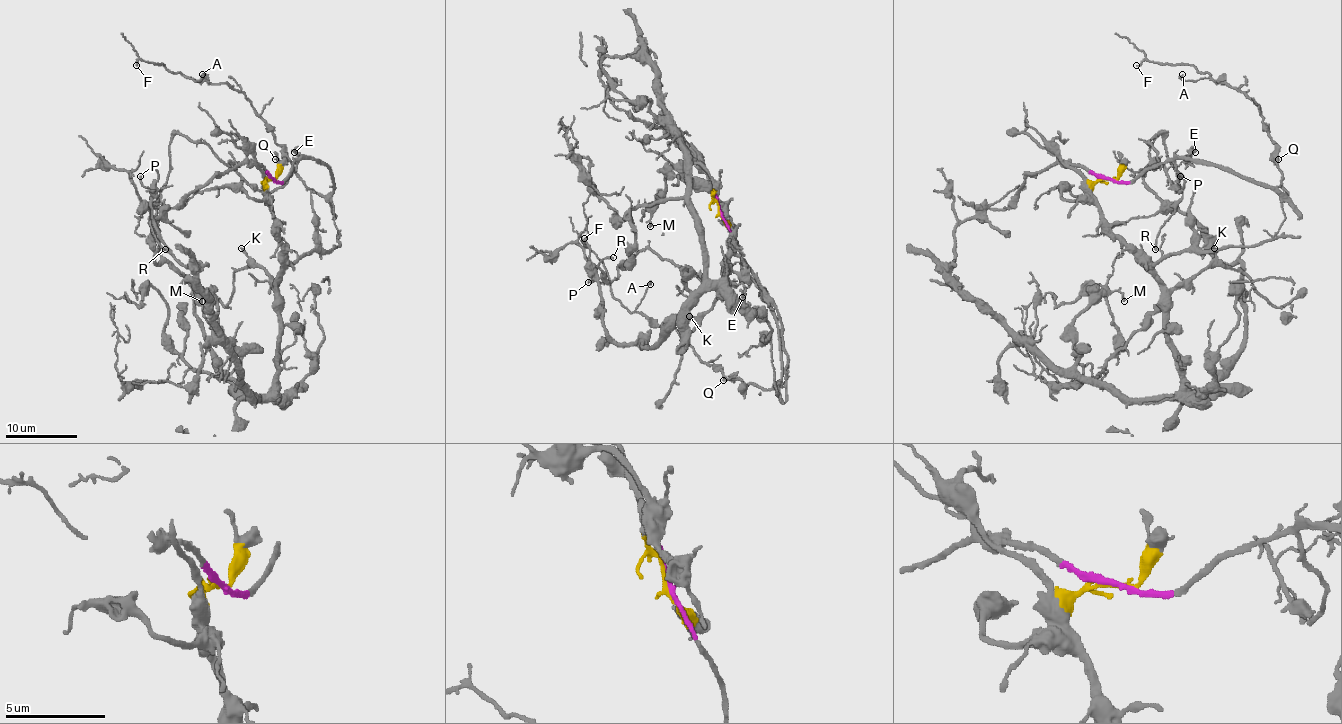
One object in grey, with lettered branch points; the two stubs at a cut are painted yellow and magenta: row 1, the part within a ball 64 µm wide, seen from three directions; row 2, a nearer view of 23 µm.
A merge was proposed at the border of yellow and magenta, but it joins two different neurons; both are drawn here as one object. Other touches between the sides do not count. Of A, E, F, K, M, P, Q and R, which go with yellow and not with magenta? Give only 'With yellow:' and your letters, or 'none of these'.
With yellow: K, M

